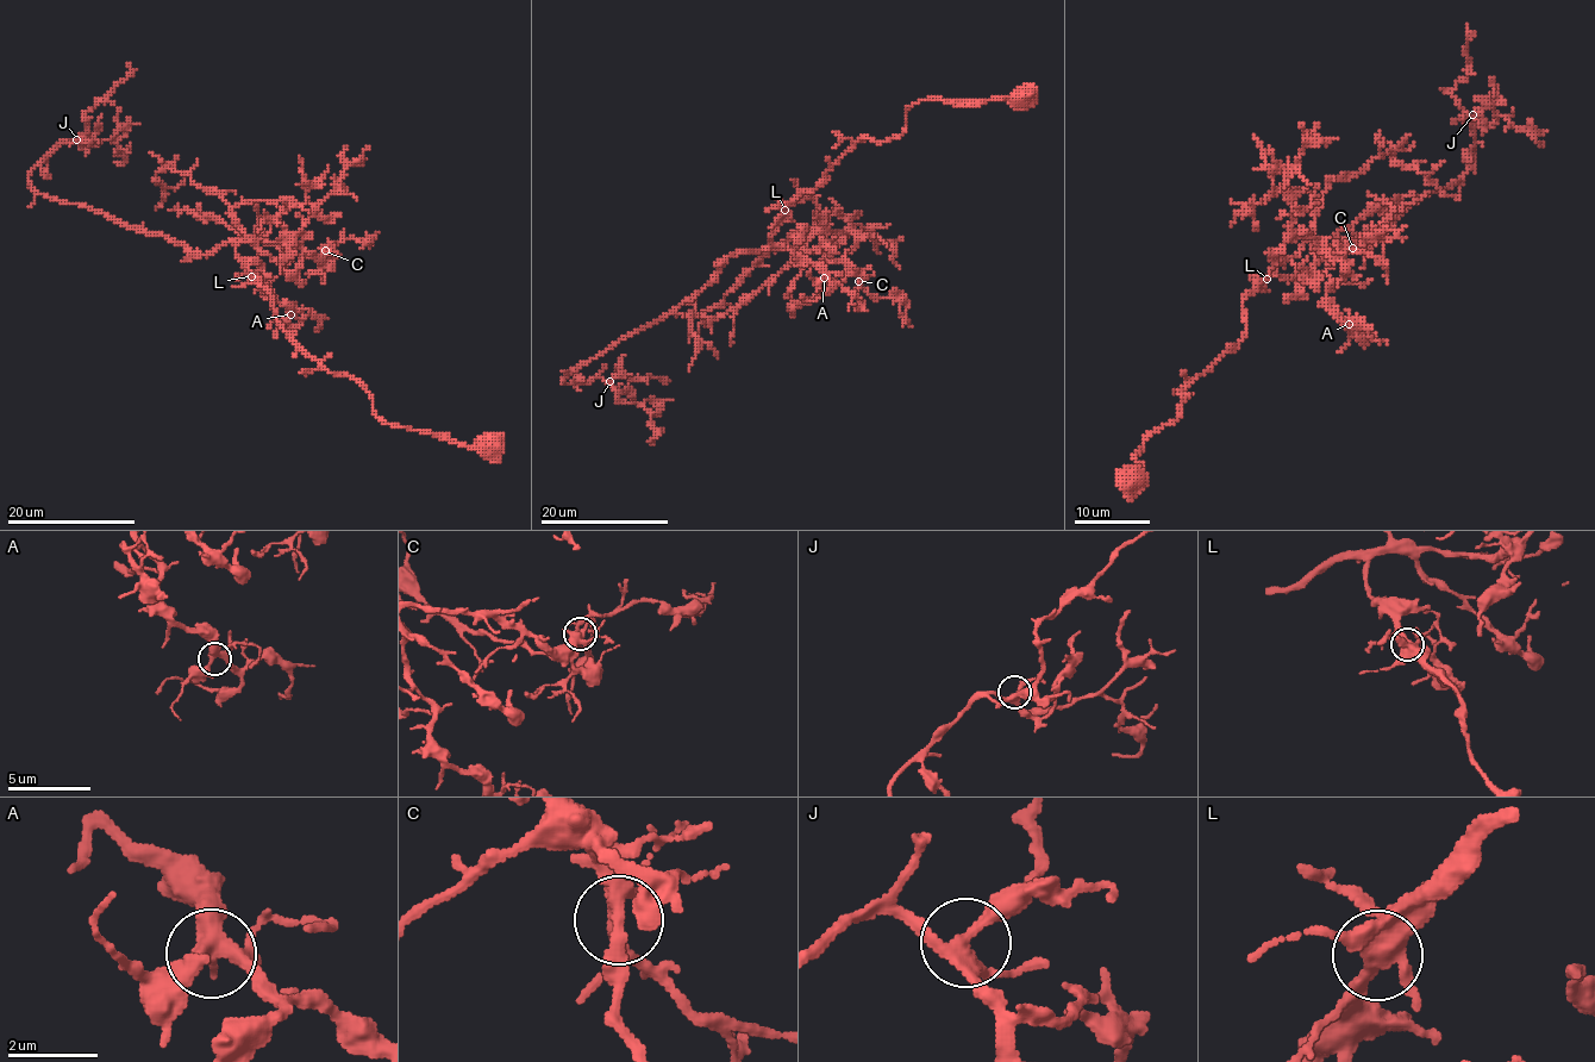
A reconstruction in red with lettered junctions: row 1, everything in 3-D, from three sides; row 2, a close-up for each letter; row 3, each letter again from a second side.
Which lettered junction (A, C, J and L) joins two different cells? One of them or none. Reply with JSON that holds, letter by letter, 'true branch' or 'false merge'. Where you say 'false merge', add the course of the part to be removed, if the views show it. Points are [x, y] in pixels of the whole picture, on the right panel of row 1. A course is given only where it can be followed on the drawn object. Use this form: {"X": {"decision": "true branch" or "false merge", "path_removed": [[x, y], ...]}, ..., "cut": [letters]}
{"A": {"decision": "true branch"}, "C": {"decision": "true branch"}, "J": {"decision": "true branch"}, "L": {"decision": "true branch"}, "cut": []}

